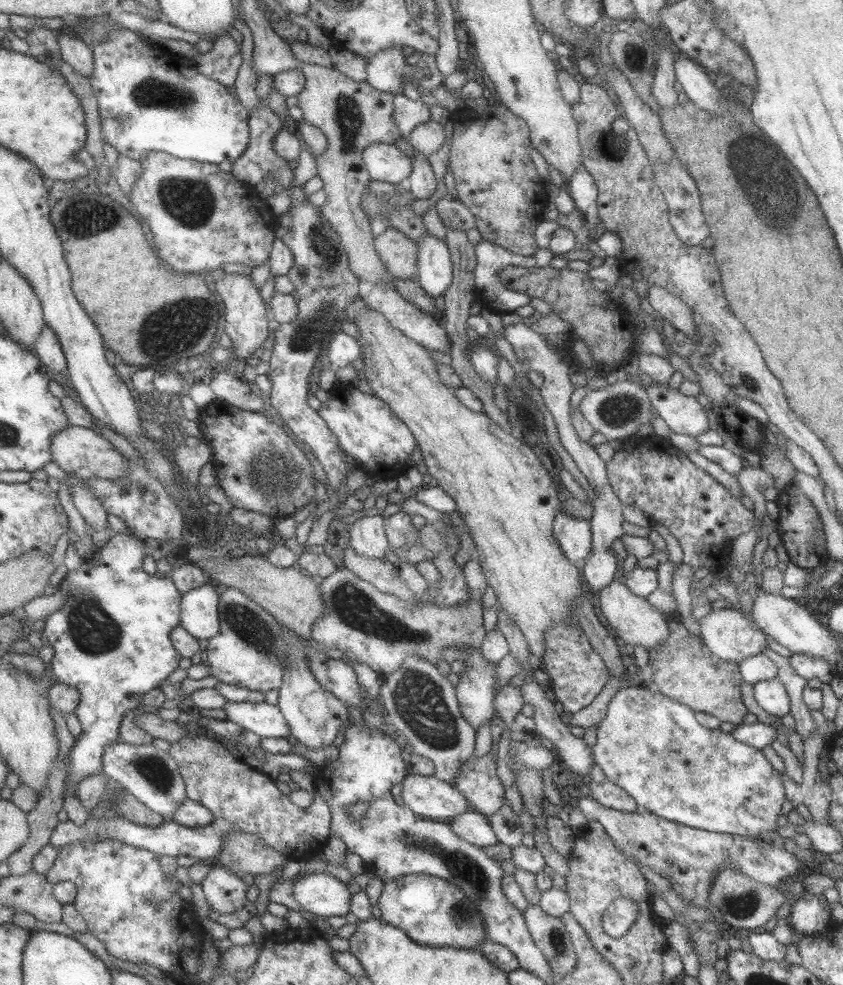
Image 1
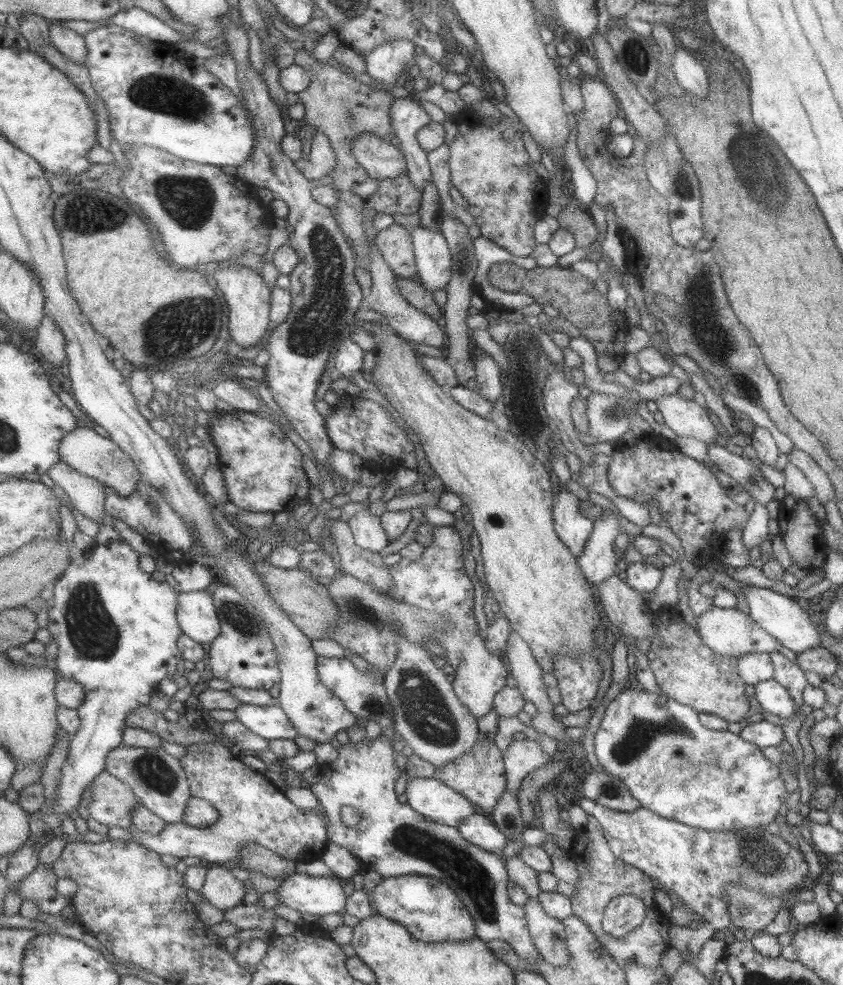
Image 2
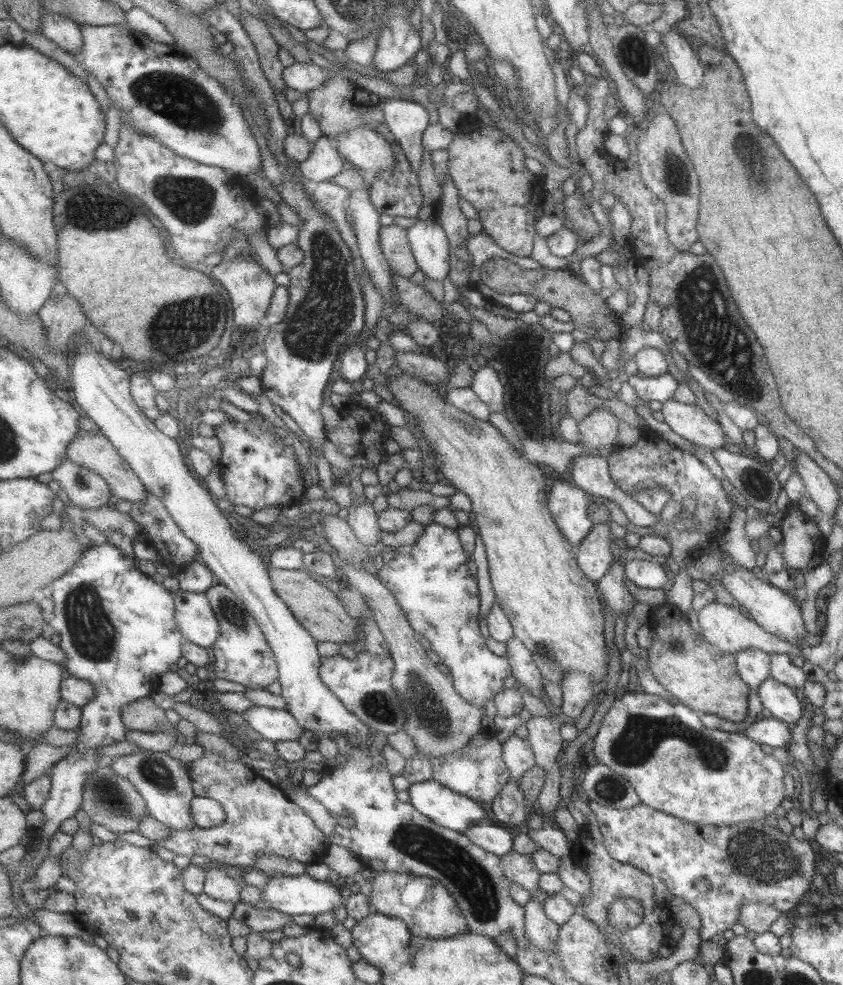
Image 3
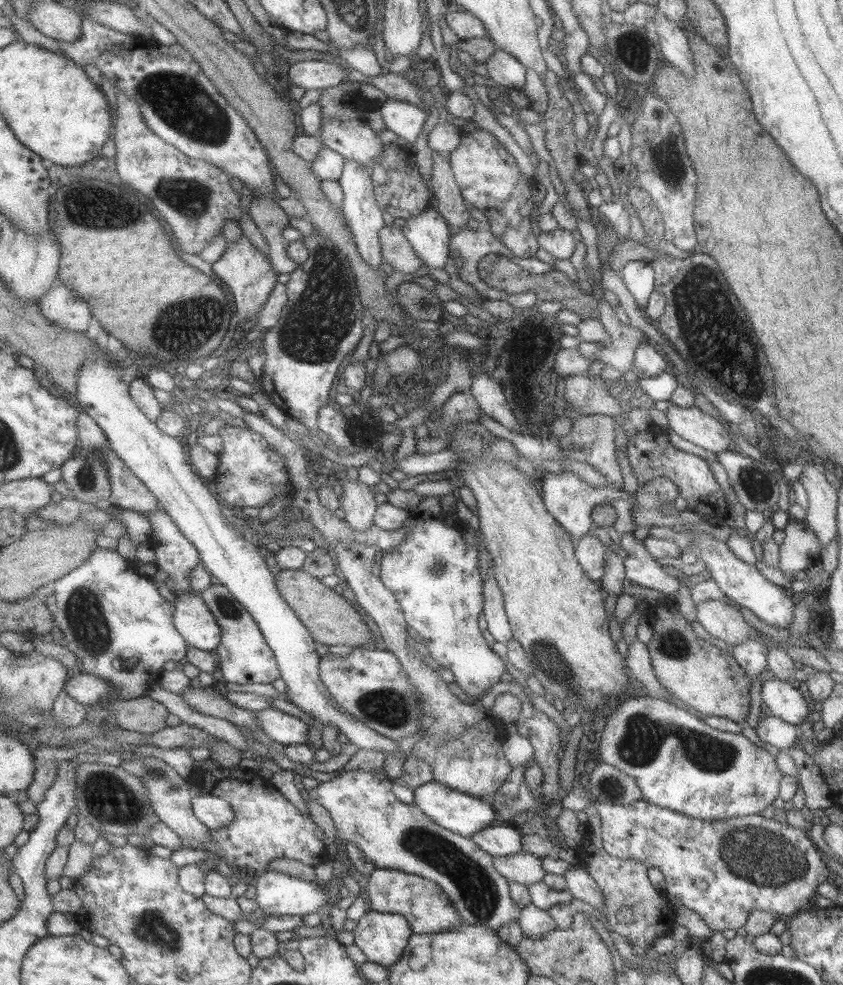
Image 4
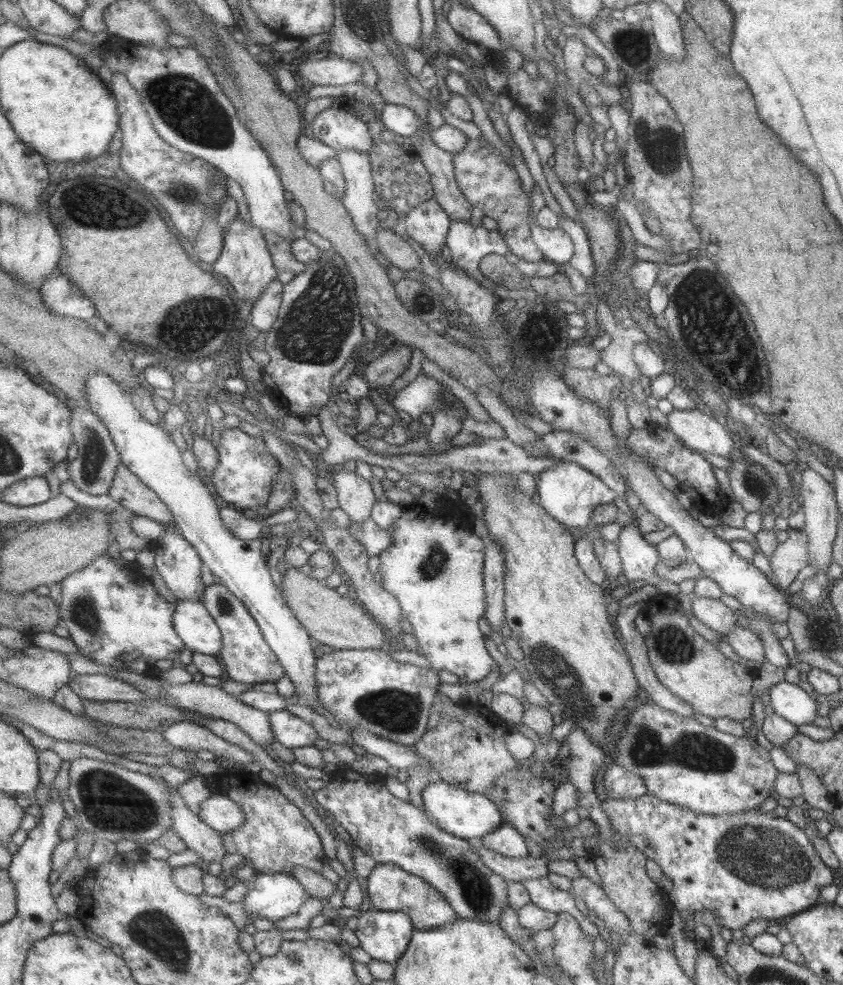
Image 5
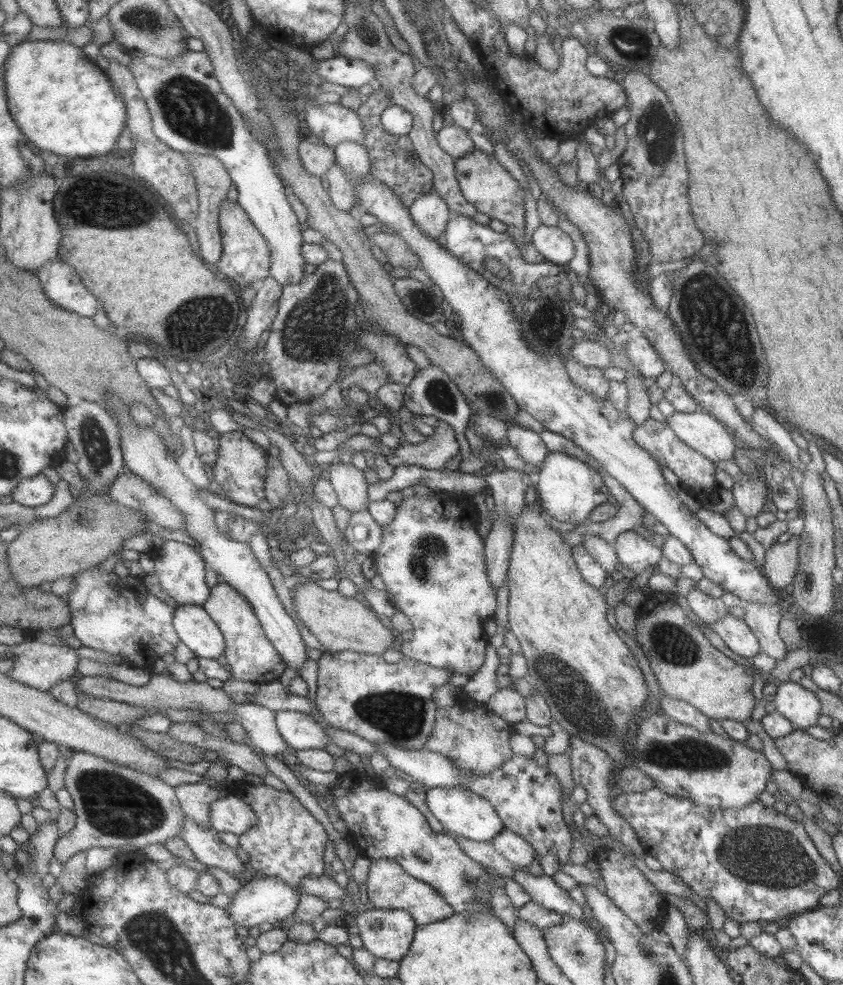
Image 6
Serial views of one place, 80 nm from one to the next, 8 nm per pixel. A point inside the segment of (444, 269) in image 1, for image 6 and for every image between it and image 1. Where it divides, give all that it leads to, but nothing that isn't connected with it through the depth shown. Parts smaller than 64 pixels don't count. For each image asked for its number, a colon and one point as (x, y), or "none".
2: (432, 257)
3: (429, 245)
4: (427, 233)
5: (427, 224)
6: (430, 214)

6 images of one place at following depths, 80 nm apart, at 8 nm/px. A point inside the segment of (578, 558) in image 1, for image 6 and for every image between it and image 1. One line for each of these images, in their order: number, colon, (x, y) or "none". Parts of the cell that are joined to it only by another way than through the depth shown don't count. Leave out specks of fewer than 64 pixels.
2: (572, 528)
3: (567, 504)
4: (567, 500)
5: (567, 492)
6: (567, 489)

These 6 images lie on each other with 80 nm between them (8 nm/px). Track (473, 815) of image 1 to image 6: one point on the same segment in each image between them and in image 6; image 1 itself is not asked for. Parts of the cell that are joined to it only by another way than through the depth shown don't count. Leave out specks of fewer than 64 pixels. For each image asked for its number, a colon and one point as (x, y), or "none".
2: (477, 828)
3: (492, 837)
4: (499, 839)
5: (505, 840)
6: (511, 846)

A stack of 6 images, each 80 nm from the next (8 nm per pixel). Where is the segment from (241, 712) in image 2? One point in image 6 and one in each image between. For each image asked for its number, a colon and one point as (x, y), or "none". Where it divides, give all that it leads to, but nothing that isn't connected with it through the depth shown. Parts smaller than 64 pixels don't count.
3: (273, 724)
4: (283, 728)
5: (288, 729)
6: (299, 731)

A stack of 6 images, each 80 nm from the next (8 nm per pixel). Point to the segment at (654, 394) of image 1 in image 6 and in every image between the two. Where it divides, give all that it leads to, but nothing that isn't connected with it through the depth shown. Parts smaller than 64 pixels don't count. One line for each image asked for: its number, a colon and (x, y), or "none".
2: (684, 417)
3: (688, 421)
4: (710, 433)
5: (699, 430)
6: (702, 432)

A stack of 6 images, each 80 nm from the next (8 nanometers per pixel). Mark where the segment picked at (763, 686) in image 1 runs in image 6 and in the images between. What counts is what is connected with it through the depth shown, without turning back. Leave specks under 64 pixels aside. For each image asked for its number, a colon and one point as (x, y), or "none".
2: (772, 697)
3: (780, 700)
4: (785, 702)
5: (789, 701)
6: (799, 706)

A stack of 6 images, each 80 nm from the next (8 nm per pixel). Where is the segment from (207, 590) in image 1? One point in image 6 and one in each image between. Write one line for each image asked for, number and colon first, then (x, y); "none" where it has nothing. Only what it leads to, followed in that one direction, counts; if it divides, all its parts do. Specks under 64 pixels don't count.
2: (198, 615)
3: (198, 621)
4: (196, 621)
5: (196, 626)
6: (198, 631)

